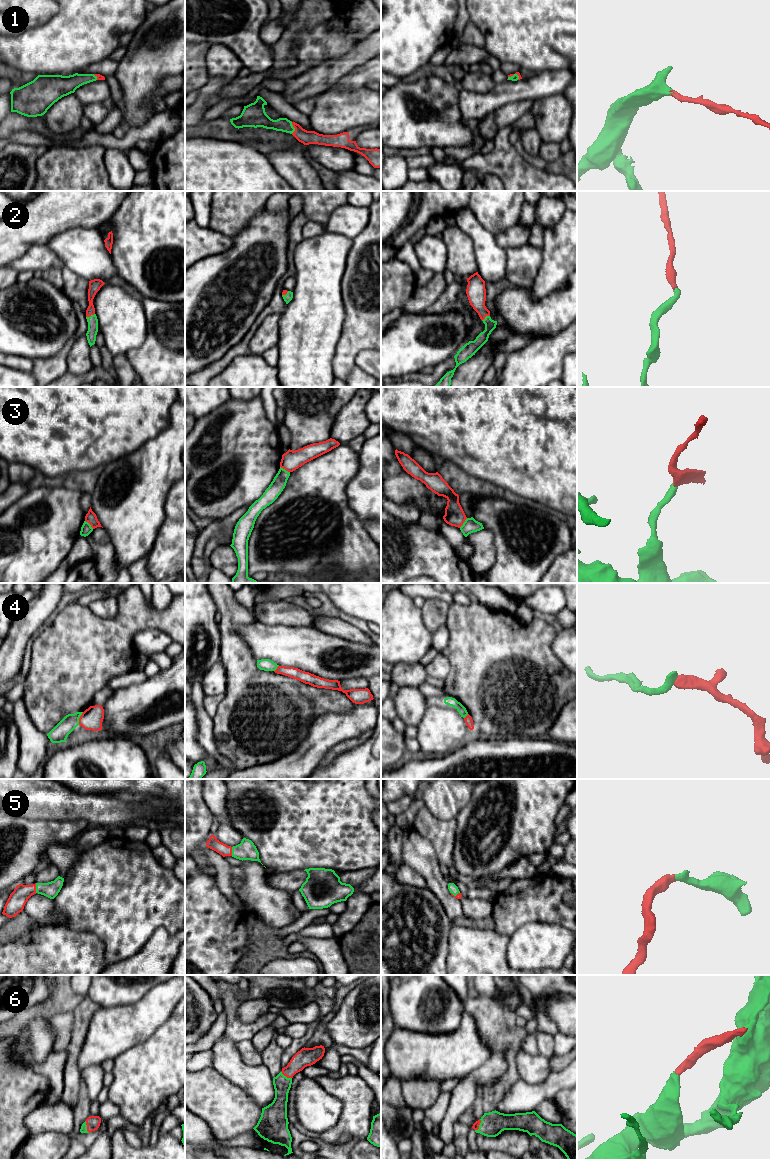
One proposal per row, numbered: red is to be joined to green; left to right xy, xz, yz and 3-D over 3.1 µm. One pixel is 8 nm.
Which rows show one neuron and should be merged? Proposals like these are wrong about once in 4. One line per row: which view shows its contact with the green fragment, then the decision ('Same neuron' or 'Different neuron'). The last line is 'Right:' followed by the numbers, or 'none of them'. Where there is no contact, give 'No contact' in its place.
1: Touches green in xz. Same neuron
2: Touches green in xy. Same neuron
3: Touches green in xz. Different neuron
4: Touches green in xy. Different neuron
5: Touches green in xy. Same neuron
6: Touches green in xy. Same neuron
Right: 1, 2, 5, 6

